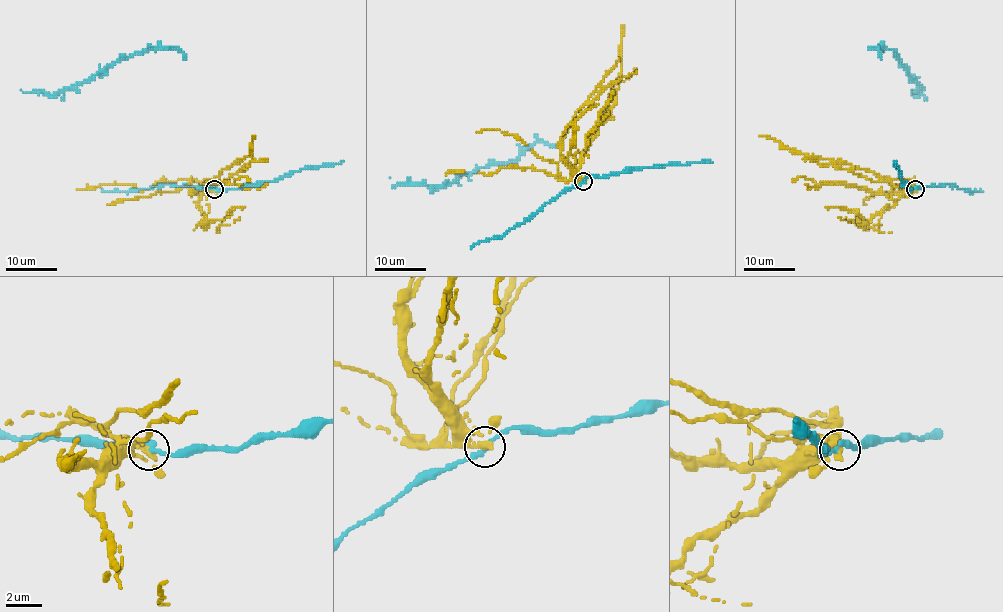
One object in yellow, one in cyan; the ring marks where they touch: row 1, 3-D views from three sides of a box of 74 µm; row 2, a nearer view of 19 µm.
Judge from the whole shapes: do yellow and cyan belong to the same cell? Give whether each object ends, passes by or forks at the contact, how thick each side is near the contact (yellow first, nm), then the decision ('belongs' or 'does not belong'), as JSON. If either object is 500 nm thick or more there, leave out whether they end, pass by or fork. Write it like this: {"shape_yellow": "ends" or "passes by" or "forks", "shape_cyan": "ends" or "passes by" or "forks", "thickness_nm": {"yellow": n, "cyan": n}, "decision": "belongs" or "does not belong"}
{"shape_yellow": "ends", "shape_cyan": "passes by", "thickness_nm": {"yellow": 400, "cyan": 300}, "decision": "does not belong"}

